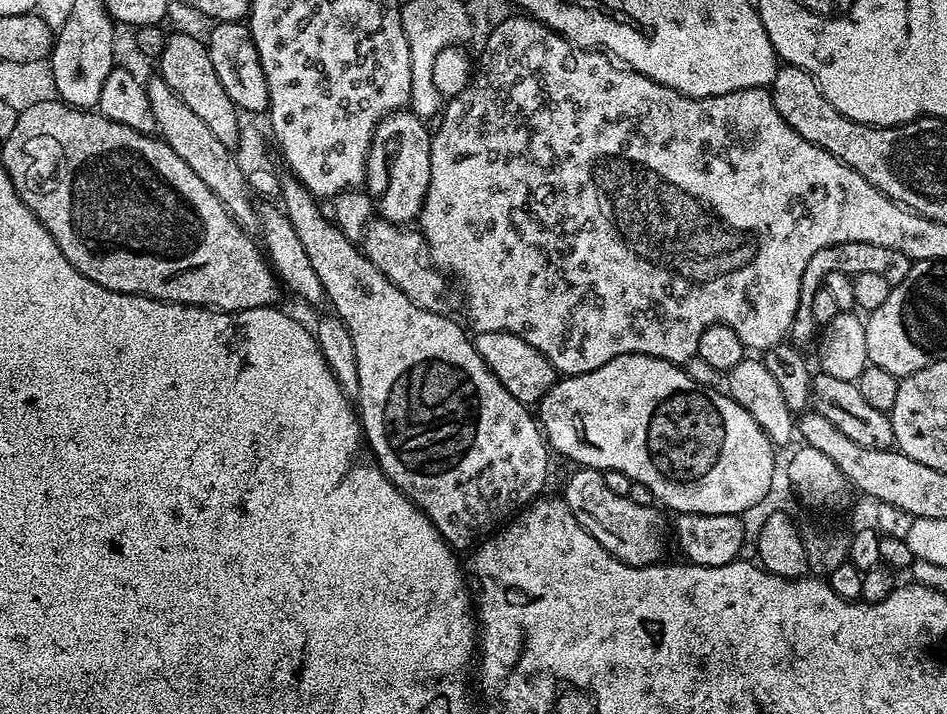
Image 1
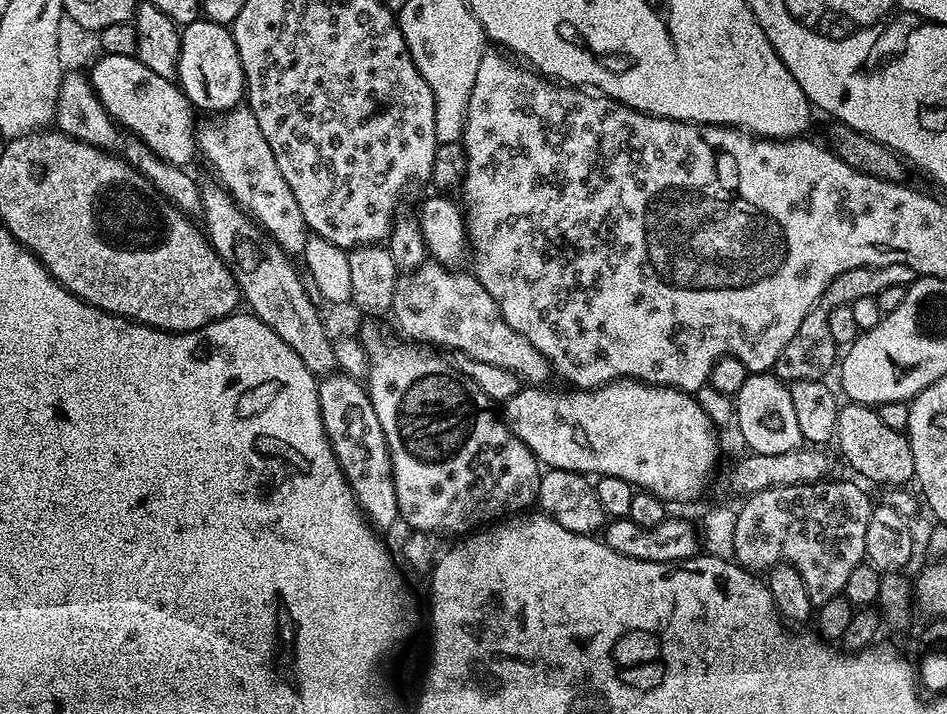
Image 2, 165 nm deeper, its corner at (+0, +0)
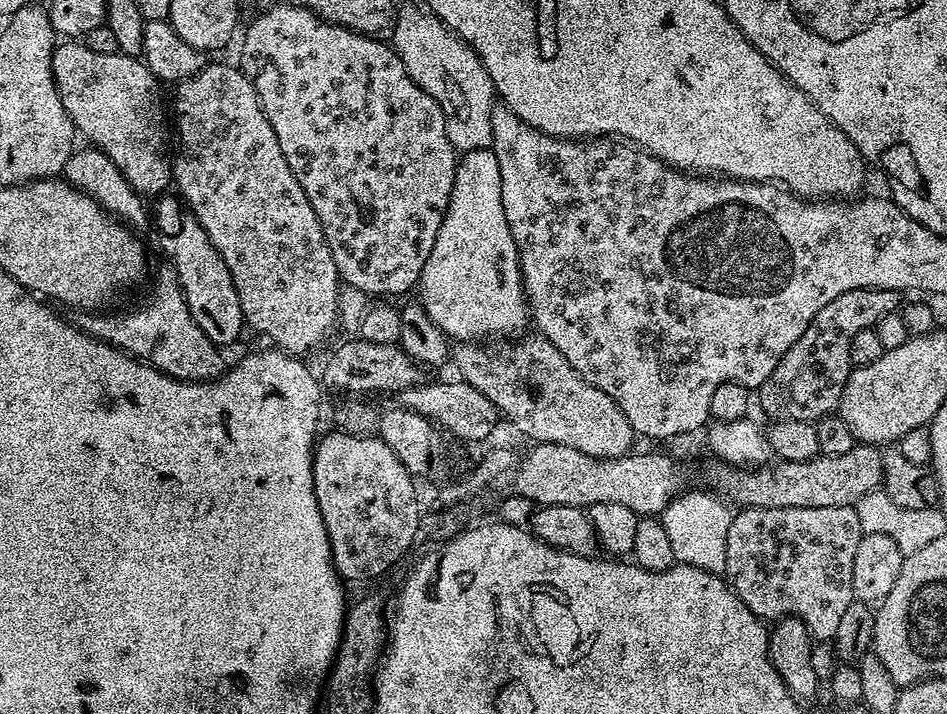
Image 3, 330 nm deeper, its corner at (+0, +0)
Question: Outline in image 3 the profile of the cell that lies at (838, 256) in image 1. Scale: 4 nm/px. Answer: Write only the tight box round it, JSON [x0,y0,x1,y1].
[758,288,901,422]

